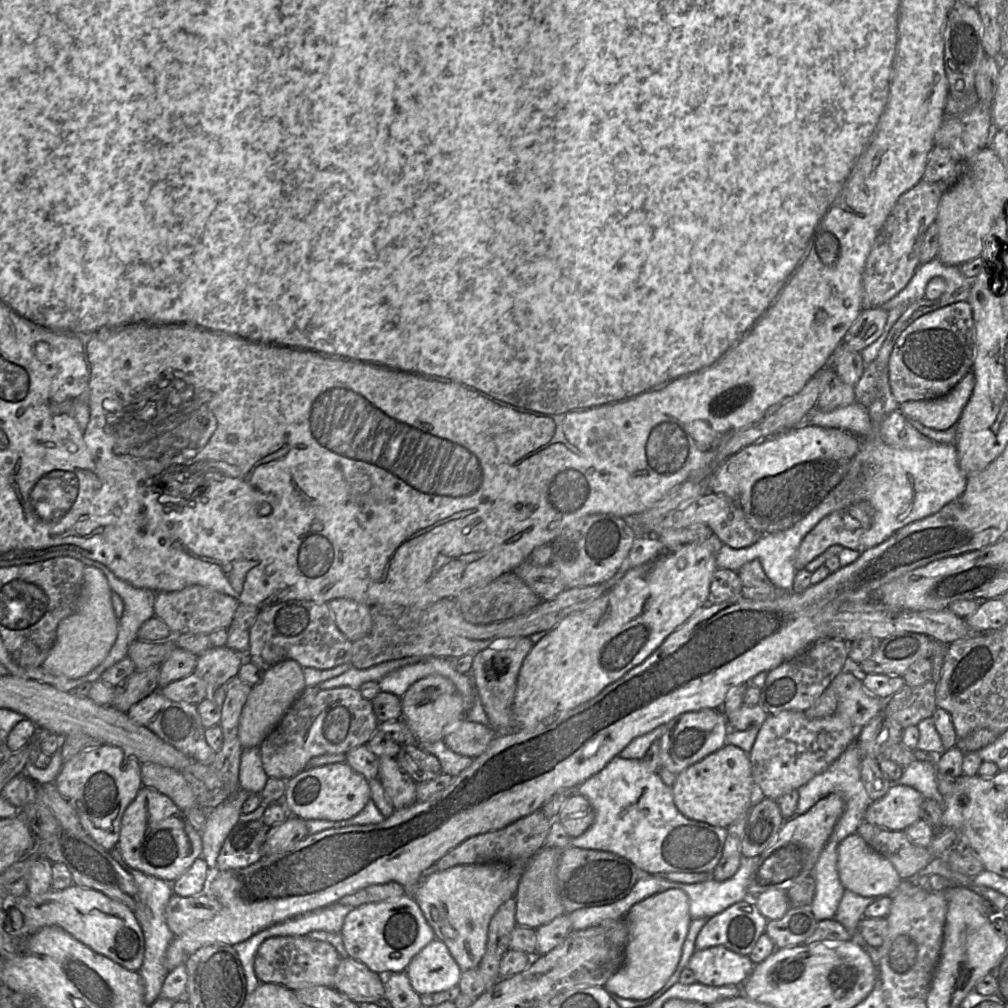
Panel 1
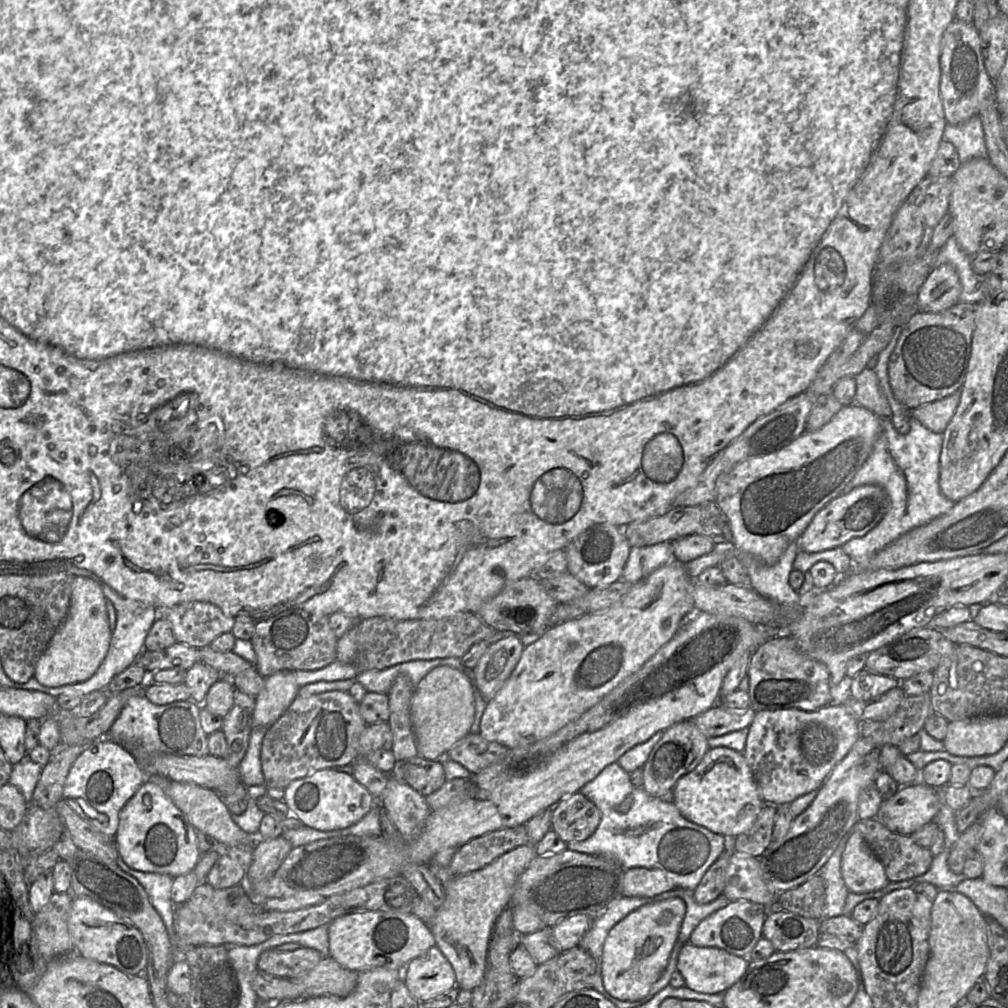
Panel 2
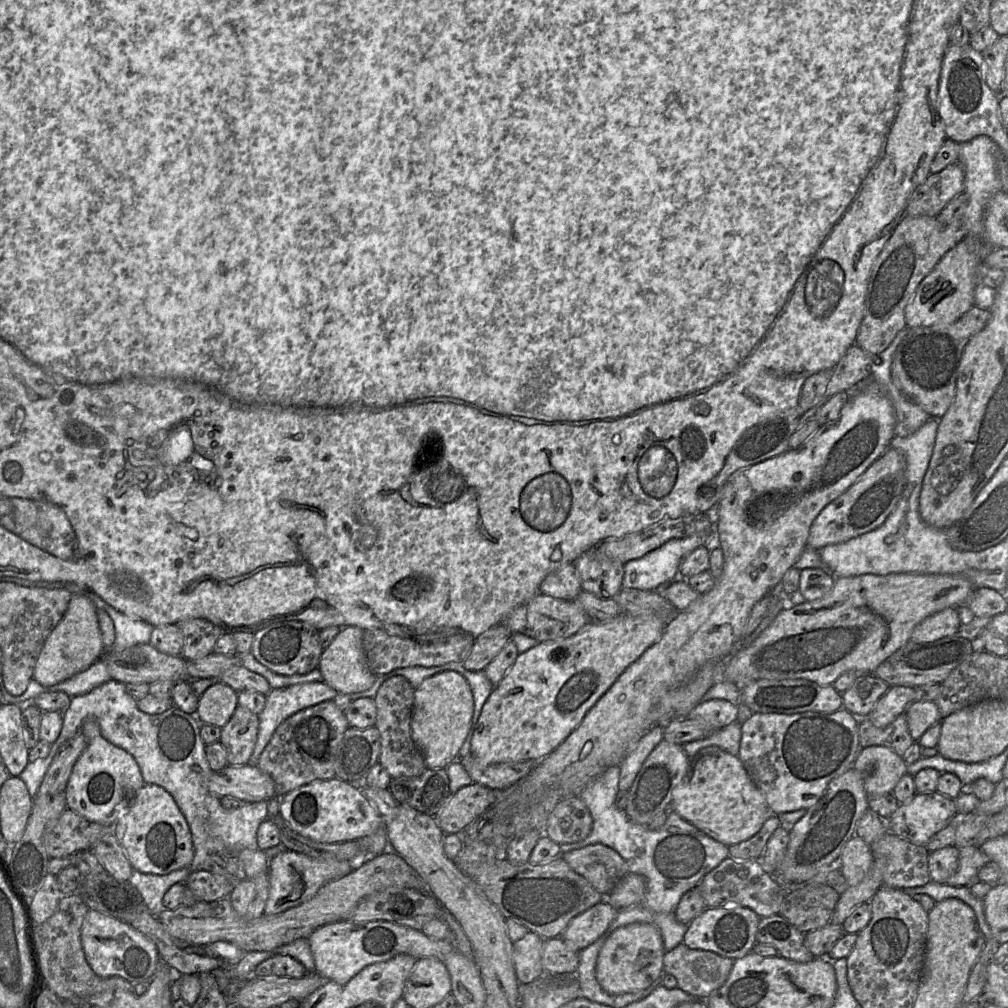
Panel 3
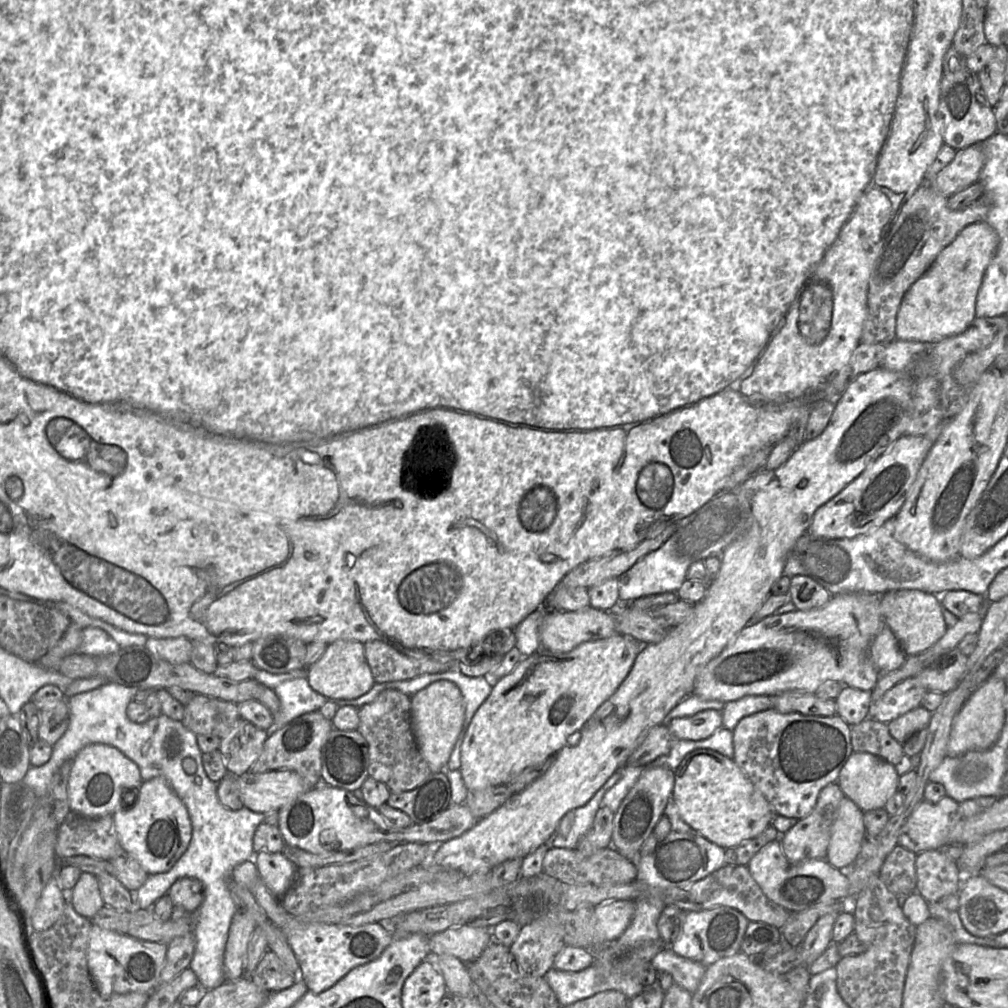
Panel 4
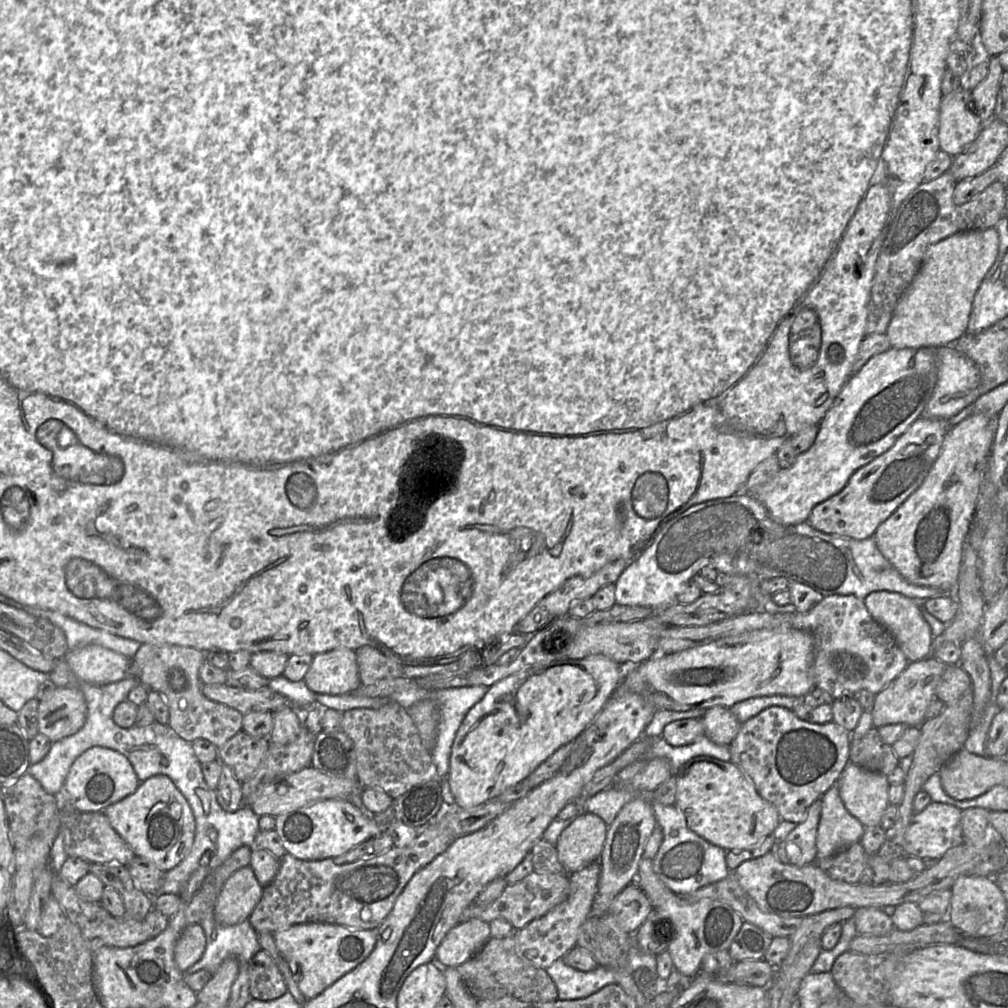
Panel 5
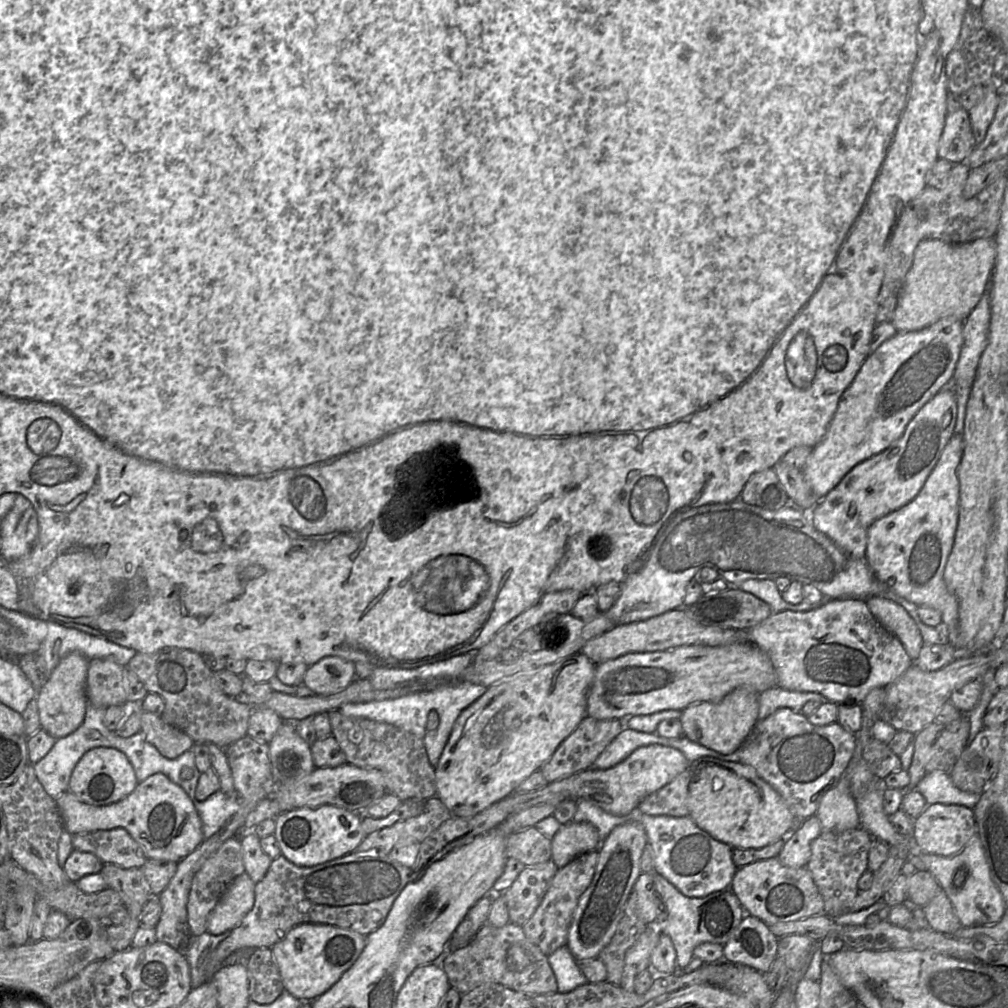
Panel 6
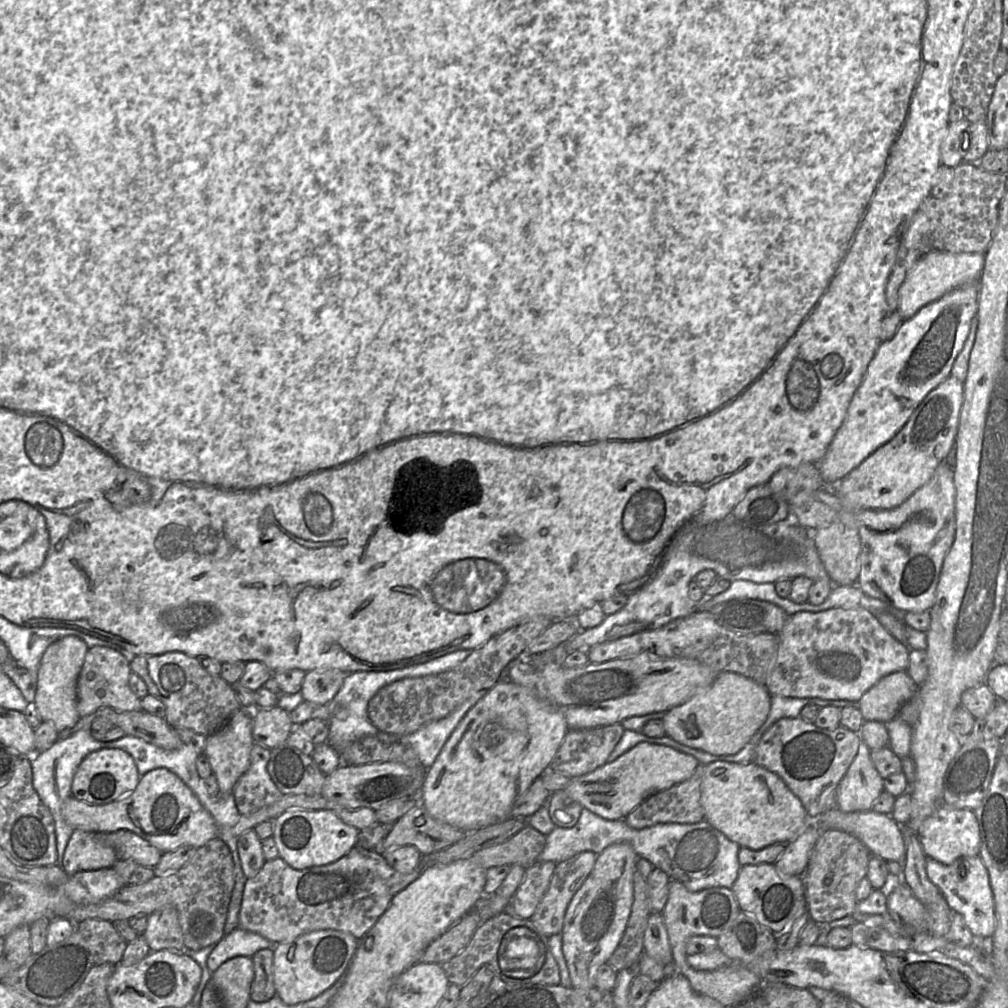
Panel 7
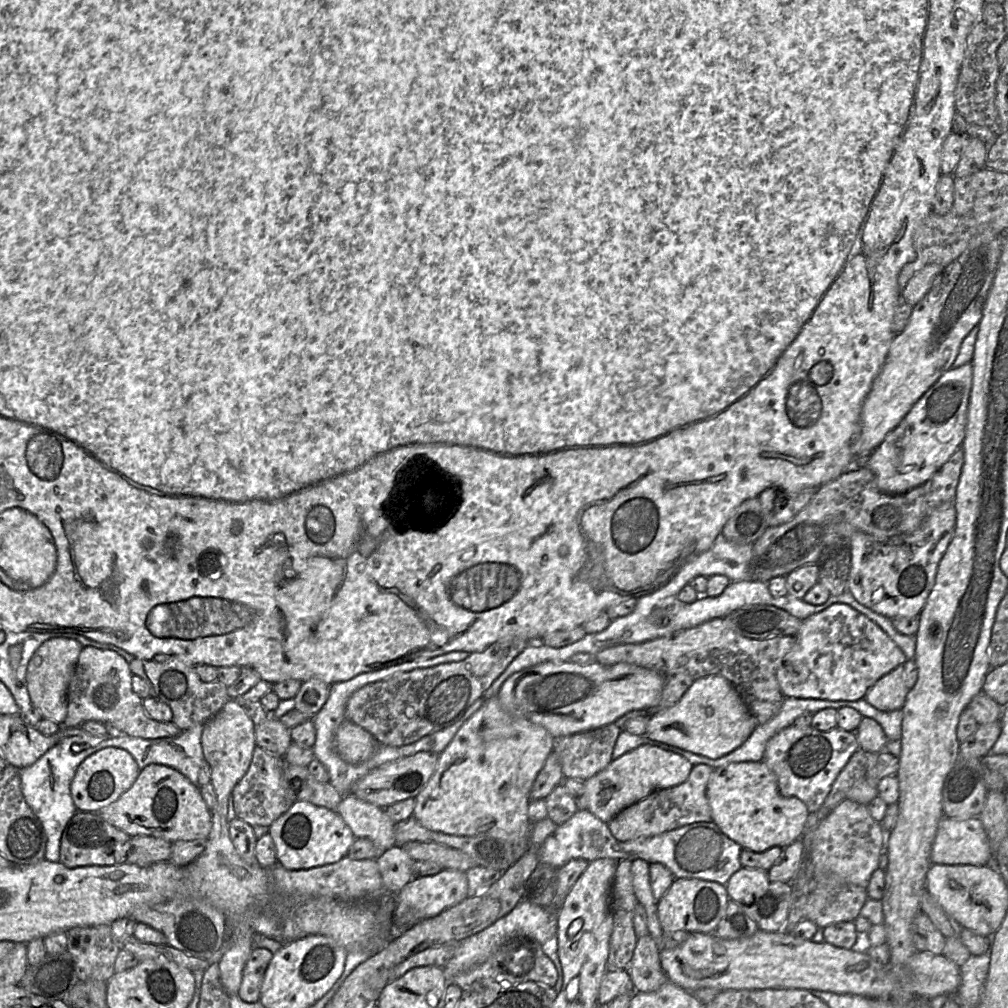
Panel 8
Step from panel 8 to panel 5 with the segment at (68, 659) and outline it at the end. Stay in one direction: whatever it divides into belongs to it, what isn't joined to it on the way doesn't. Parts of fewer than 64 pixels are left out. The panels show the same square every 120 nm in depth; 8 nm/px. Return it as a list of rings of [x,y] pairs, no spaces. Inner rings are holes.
[[[76,686],[56,687],[39,701],[38,732],[56,742],[79,731],[86,718],[83,692]]]

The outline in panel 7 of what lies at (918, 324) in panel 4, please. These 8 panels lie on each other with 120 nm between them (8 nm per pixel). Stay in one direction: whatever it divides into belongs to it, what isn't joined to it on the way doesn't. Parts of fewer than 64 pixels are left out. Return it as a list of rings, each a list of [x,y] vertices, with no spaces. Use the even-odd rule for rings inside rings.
[[[934,250],[923,255],[908,272],[899,289],[898,311],[903,320],[913,317],[922,307],[968,283],[978,283],[985,263],[983,253],[951,253]]]

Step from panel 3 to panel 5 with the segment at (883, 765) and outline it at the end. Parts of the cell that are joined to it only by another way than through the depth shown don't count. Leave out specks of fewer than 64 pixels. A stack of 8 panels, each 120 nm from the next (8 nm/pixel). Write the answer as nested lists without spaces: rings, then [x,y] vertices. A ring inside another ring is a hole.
[[[849,762],[837,783],[841,799],[846,809],[865,827],[881,825],[882,816],[889,806],[890,782],[888,776]]]

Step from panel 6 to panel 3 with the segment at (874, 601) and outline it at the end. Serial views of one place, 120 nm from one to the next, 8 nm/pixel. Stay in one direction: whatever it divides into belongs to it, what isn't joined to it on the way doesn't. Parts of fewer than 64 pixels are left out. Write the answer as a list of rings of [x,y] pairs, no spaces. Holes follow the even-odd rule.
[[[947,607],[936,612],[915,626],[910,640],[918,643],[932,642],[951,636],[961,629],[957,607]]]

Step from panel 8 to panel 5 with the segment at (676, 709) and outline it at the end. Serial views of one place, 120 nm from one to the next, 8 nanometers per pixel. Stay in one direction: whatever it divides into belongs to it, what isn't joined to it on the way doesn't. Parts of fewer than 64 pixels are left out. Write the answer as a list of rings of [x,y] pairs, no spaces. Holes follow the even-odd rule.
[[[714,706],[705,710],[701,718],[703,735],[718,745],[729,746],[741,728],[741,724],[729,708]]]

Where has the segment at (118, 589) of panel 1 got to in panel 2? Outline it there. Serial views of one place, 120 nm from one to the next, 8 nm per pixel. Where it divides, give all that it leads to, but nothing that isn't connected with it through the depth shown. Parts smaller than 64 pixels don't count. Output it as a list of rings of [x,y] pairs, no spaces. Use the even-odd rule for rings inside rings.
[[[104,582],[100,583],[105,597],[112,602],[116,610],[116,627],[112,633],[109,650],[97,671],[89,679],[74,683],[74,686],[72,684],[72,687],[69,688],[55,689],[61,690],[65,695],[79,695],[84,697],[96,690],[107,690],[114,676],[138,660],[141,653],[145,650],[145,639],[148,632],[155,620],[159,617],[159,610],[156,607],[140,601],[124,598]]]

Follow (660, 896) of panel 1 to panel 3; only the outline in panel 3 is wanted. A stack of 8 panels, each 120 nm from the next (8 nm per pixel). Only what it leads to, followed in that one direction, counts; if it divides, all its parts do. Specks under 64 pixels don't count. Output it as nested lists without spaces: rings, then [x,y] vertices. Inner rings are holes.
[[[632,923],[615,929],[604,942],[596,963],[596,977],[608,993],[620,994],[646,989],[663,970],[665,949],[659,929],[648,923]]]

